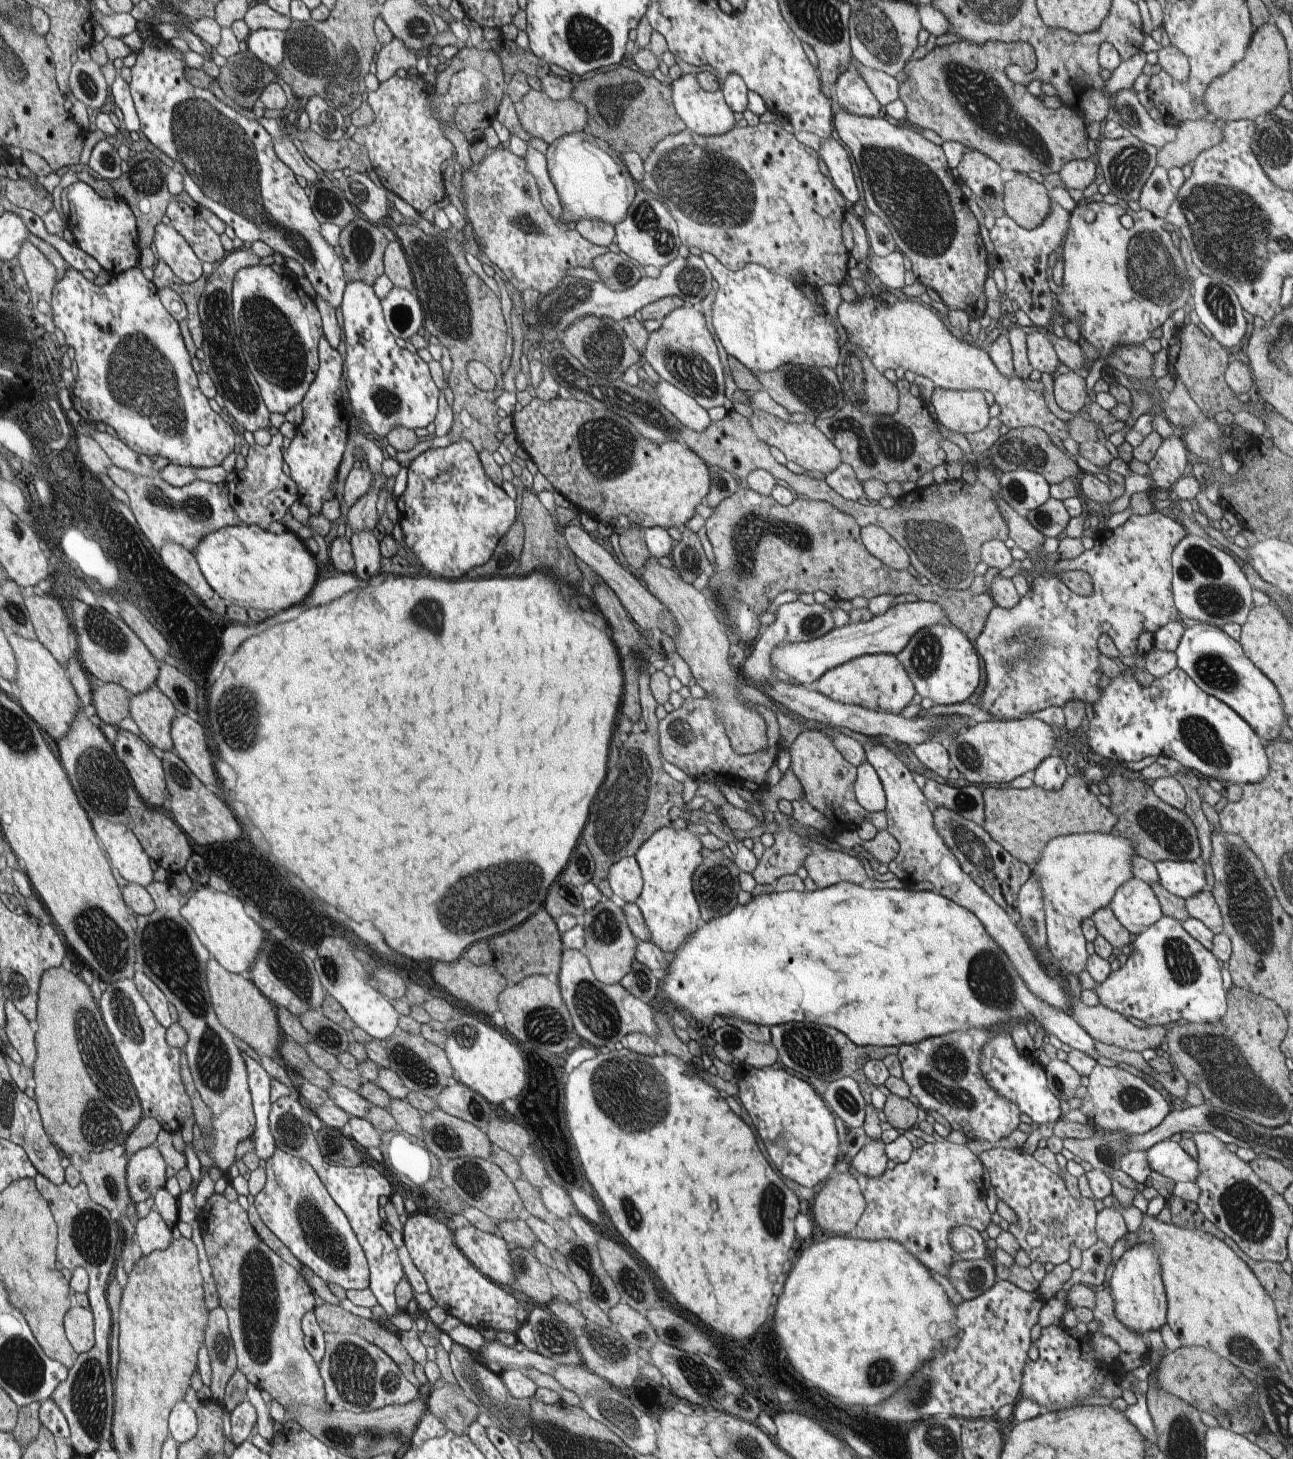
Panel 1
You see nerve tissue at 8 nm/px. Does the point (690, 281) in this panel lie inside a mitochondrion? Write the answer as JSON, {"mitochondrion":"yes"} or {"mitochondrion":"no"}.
{"mitochondrion":"yes"}

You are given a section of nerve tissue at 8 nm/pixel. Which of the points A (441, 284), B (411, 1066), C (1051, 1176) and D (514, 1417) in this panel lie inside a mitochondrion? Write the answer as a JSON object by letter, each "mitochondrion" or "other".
{"A":"mitochondrion","B":"mitochondrion","C":"other","D":"mitochondrion"}

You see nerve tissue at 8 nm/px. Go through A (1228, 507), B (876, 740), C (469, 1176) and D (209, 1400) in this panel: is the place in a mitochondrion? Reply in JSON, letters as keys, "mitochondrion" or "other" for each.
{"A":"other","B":"other","C":"mitochondrion","D":"other"}

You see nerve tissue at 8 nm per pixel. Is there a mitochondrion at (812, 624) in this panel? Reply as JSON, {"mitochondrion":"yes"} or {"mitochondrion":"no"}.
{"mitochondrion":"yes"}

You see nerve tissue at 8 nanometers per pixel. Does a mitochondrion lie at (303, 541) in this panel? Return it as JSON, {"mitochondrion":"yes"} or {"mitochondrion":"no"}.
{"mitochondrion":"no"}

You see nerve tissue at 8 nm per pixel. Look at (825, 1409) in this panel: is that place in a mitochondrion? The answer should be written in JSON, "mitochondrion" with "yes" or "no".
{"mitochondrion":"no"}

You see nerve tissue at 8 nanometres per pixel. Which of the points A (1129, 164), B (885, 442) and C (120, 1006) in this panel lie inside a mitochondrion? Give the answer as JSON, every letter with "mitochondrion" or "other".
{"A":"mitochondrion","B":"mitochondrion","C":"mitochondrion"}

